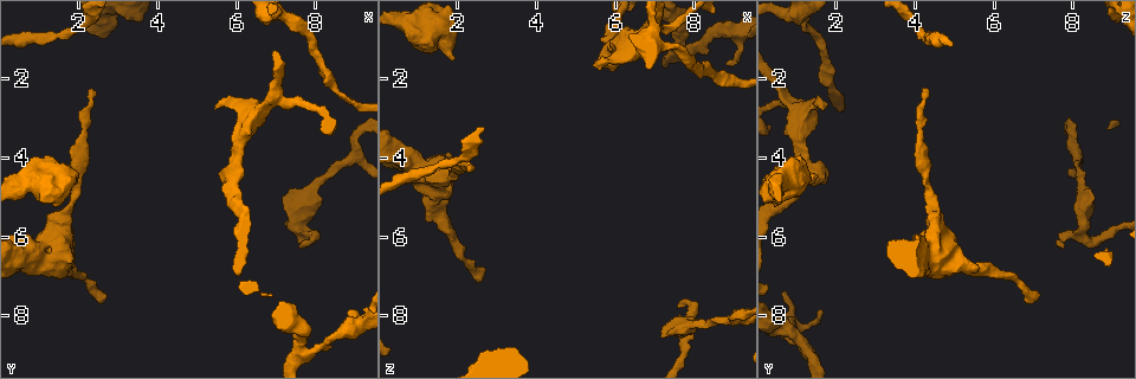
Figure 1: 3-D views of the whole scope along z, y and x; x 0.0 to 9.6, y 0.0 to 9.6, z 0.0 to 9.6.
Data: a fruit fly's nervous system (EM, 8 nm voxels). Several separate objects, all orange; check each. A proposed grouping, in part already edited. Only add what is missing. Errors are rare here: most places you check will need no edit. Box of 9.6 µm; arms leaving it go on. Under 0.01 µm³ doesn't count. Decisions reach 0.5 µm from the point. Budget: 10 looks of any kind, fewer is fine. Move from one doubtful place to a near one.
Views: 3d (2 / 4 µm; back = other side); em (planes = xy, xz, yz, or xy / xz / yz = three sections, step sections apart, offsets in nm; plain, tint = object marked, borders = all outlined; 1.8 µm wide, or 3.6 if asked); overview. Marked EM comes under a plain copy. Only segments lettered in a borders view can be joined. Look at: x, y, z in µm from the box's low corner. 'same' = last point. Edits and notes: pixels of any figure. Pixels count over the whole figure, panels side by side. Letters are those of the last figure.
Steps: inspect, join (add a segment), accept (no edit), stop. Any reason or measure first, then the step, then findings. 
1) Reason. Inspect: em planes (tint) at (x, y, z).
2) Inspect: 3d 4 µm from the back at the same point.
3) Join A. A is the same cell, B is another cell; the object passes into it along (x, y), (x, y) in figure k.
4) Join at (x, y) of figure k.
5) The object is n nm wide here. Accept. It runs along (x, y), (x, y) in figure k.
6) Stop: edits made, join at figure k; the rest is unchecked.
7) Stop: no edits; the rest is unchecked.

Free end. Inspect: 3d 4 µm at (7.65, 6.30, 7.85).

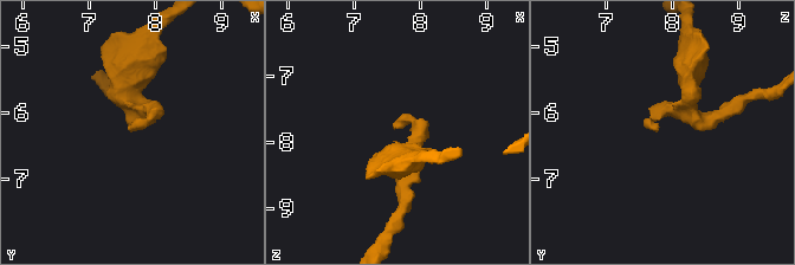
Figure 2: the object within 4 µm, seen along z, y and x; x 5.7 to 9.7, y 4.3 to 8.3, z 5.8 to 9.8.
Inspect: em planes (borders) at (7.60, 6.25, 7.80).

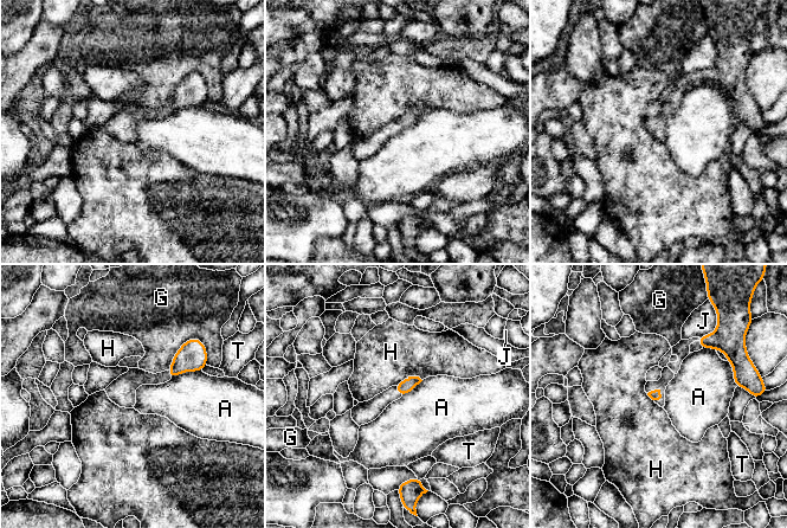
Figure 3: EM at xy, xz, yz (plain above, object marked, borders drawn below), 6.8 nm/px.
Accept. A, G, H, J and T are other cells; a border runs along (201, 369), (179, 373), (171, 379) in figure 3; no lettered segment goes on from it.

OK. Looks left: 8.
Tapers out. Inspect: 3d 2 µm from the back at (8.90, 7.85, 1.60).

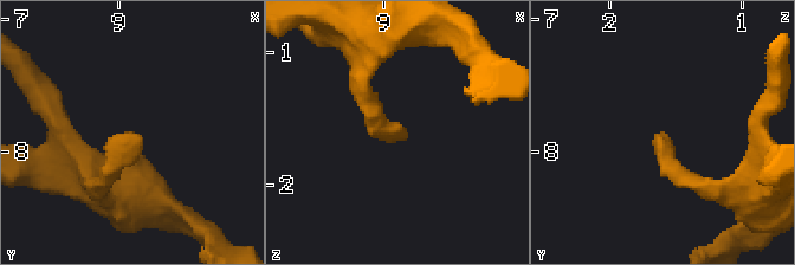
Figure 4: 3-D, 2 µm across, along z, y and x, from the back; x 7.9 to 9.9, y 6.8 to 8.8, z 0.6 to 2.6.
Inspect: em xy step 8 (borders) at (8.86, 7.84, 1.60).

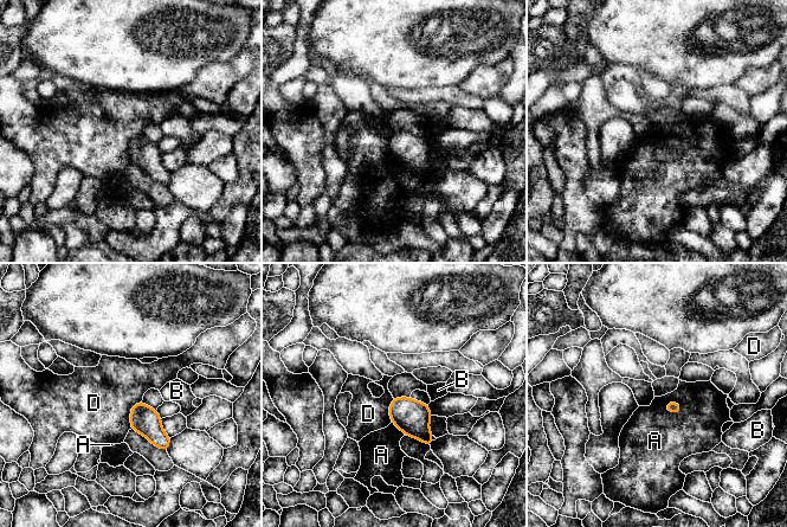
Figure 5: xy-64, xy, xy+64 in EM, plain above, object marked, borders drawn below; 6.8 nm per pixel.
Accept. A, B and D are other cells; a border runs along (141, 400), (130, 409), (129, 429) in figure 5; none of them fits.

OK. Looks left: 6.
Branch stops here. Inspect: 3d 4 µm at (1.40, 3.95, 1.15).

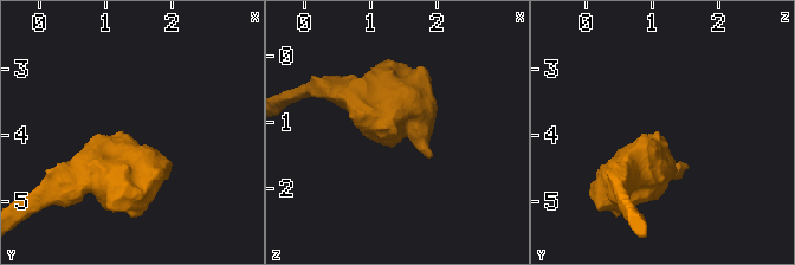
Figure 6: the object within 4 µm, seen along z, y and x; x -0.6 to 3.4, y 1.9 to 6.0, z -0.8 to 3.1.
Now the EM. Inspect: em 3.6 µm planes (borders) at (1.35, 4.00, 1.15).

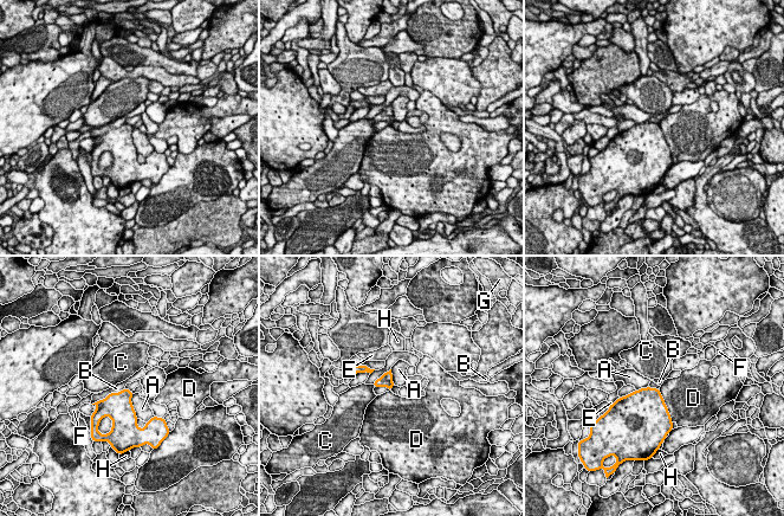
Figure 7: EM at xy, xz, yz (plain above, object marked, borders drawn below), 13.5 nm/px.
Accept. A, B, C, D, E, F, G and H are other cells; a border runs along (124, 387), (91, 404) in figure 7; none of them fits.

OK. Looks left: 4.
End of a long branch. Inspect: 3d 2 µm at (2.25, 2.30, 4.35).

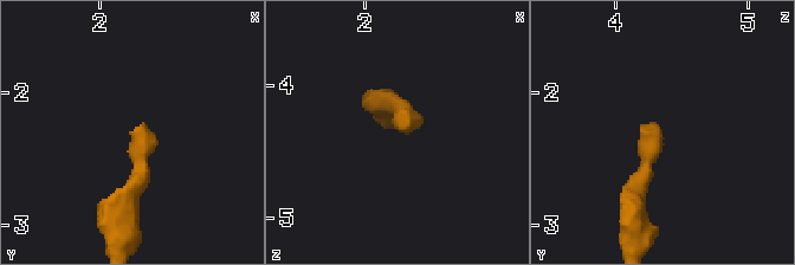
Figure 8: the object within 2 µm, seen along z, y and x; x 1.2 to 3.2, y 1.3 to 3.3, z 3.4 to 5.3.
Inspect: em planes (borders) at (2.32, 2.28, 4.36).

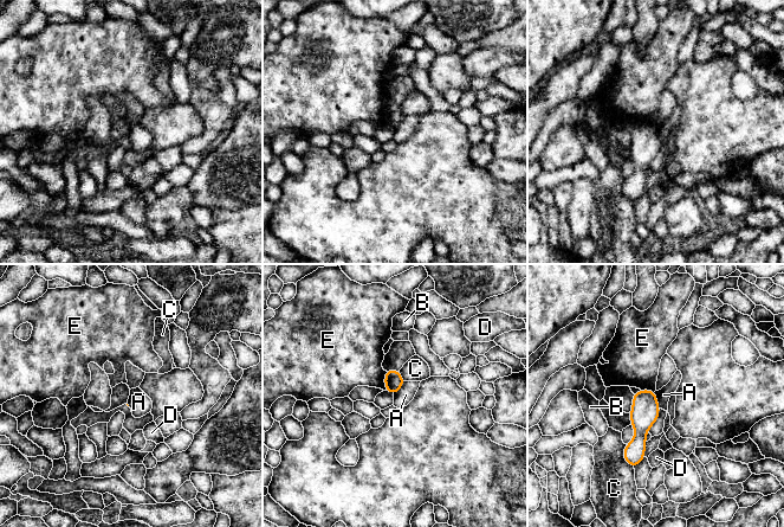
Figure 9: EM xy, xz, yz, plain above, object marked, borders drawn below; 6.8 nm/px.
Accept. A, B, C, D and E are other cells; a border runs along (654, 391), (660, 407) in figure 9; none of them fits.

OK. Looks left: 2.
Stop: no edits; the rest is unchecked.

